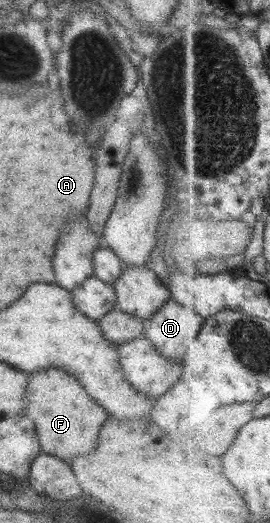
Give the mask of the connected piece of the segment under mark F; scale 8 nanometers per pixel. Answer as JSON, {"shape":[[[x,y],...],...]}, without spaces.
{"shape":[[[49,366],[28,373],[28,376],[24,394],[27,400],[25,410],[33,422],[43,453],[69,462],[73,456],[93,452],[97,444],[97,432],[107,420],[107,412],[87,396],[79,381],[65,369]]]}

